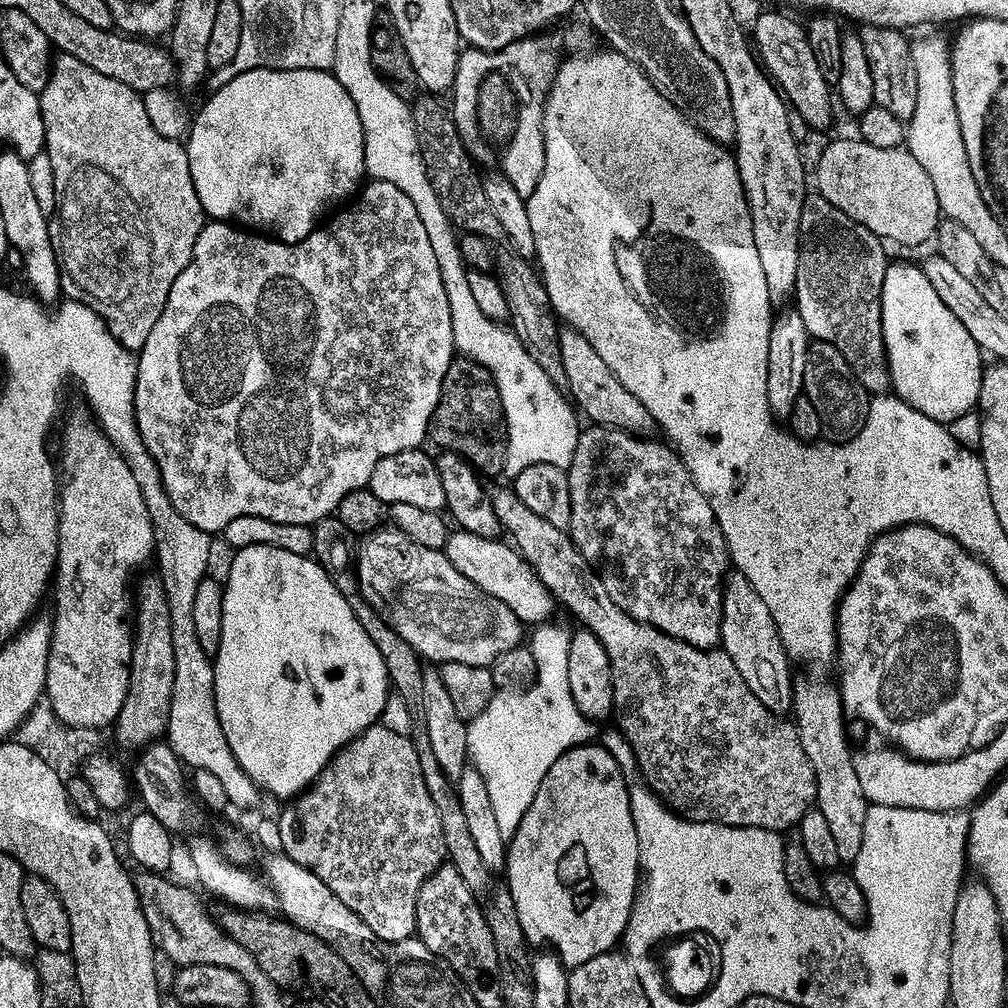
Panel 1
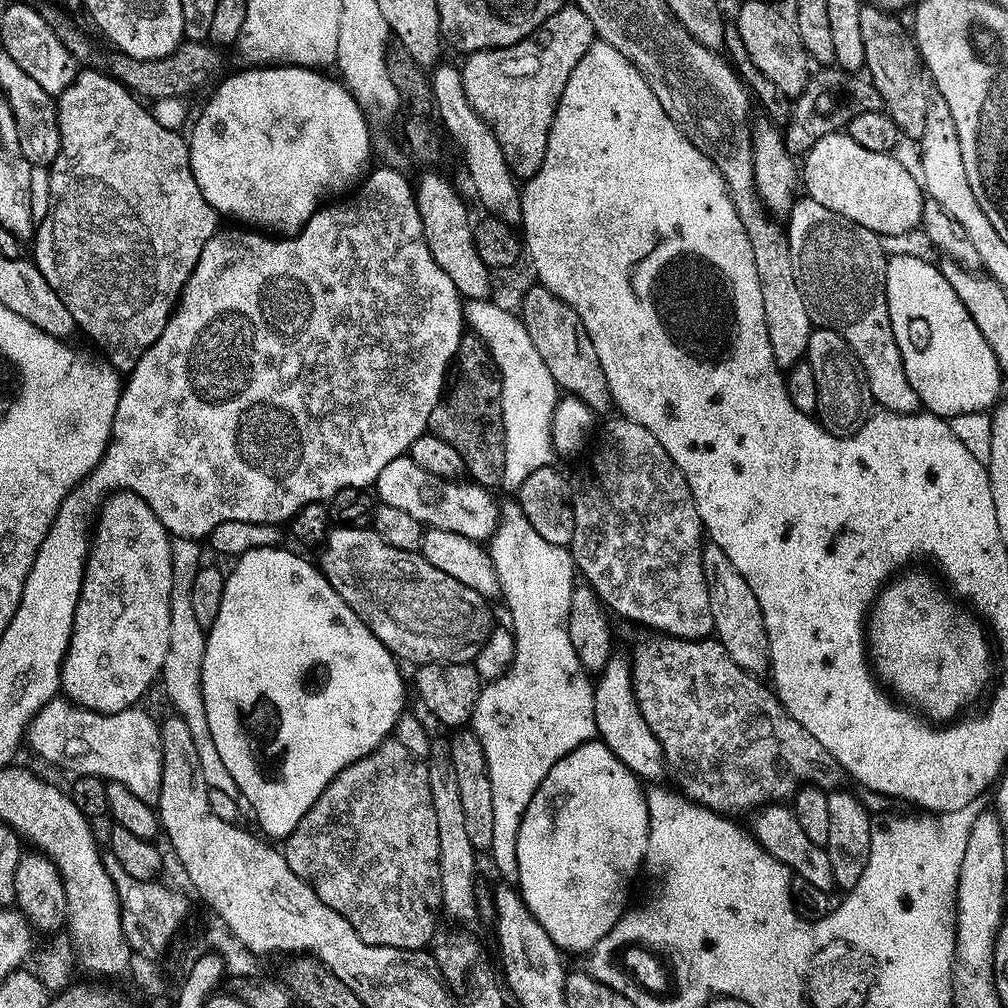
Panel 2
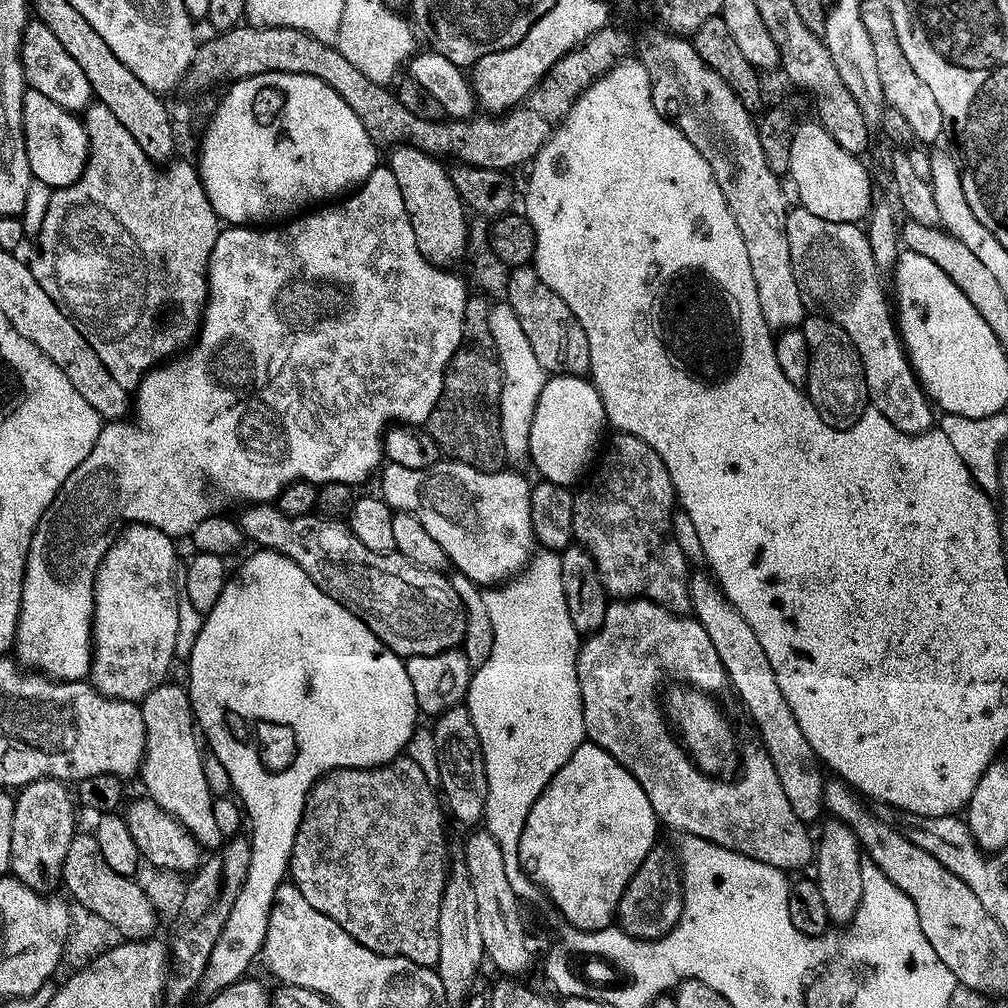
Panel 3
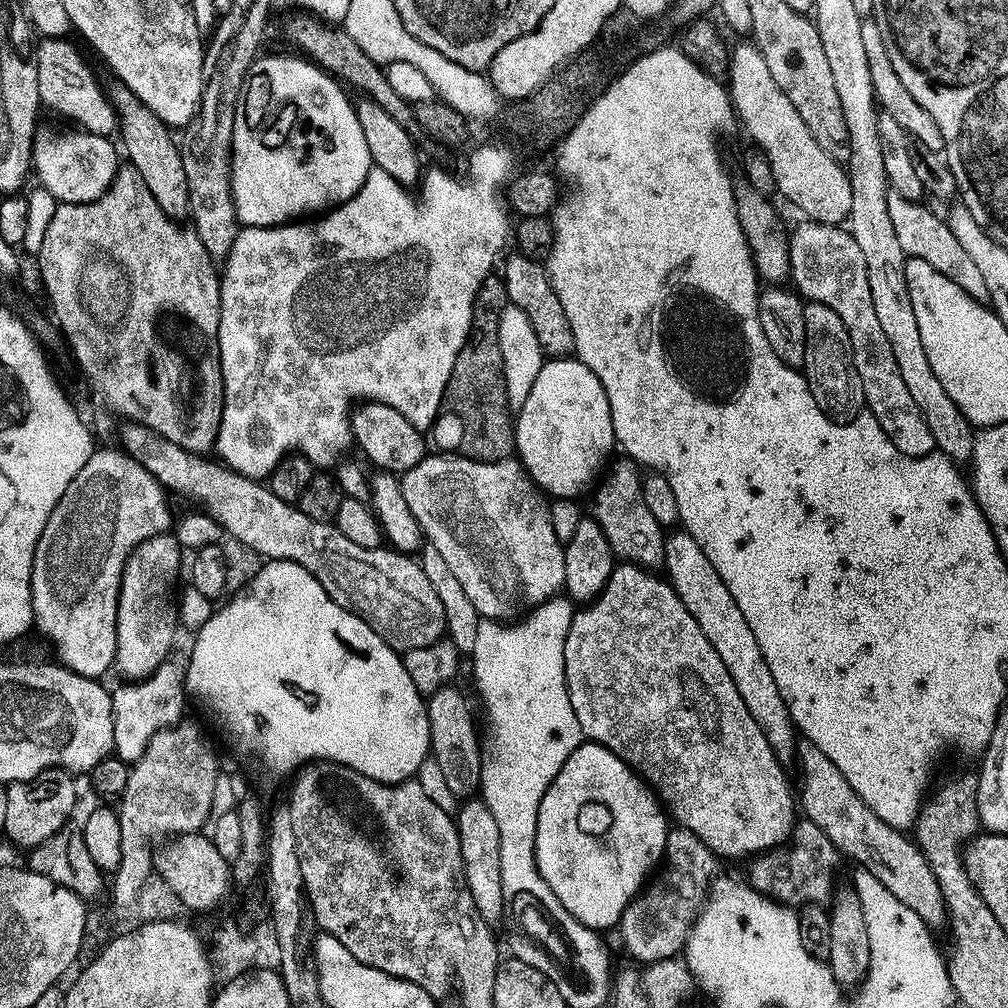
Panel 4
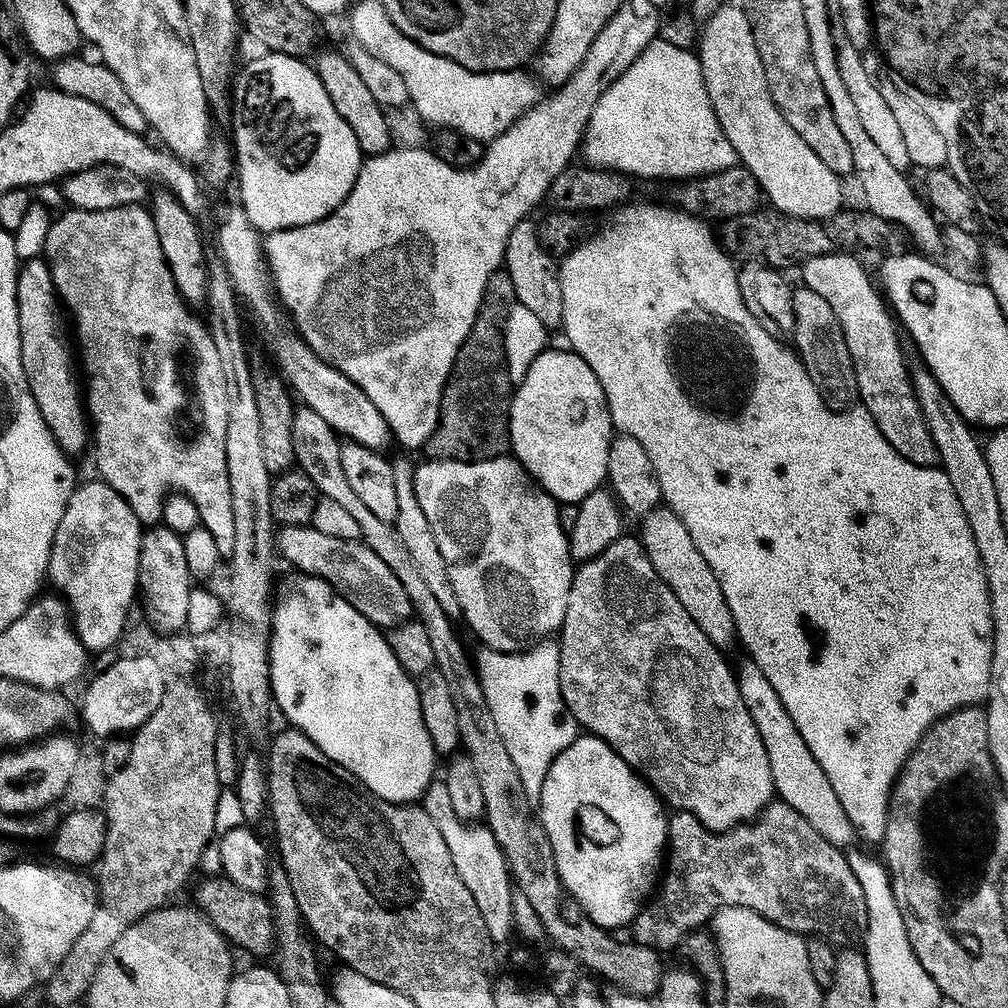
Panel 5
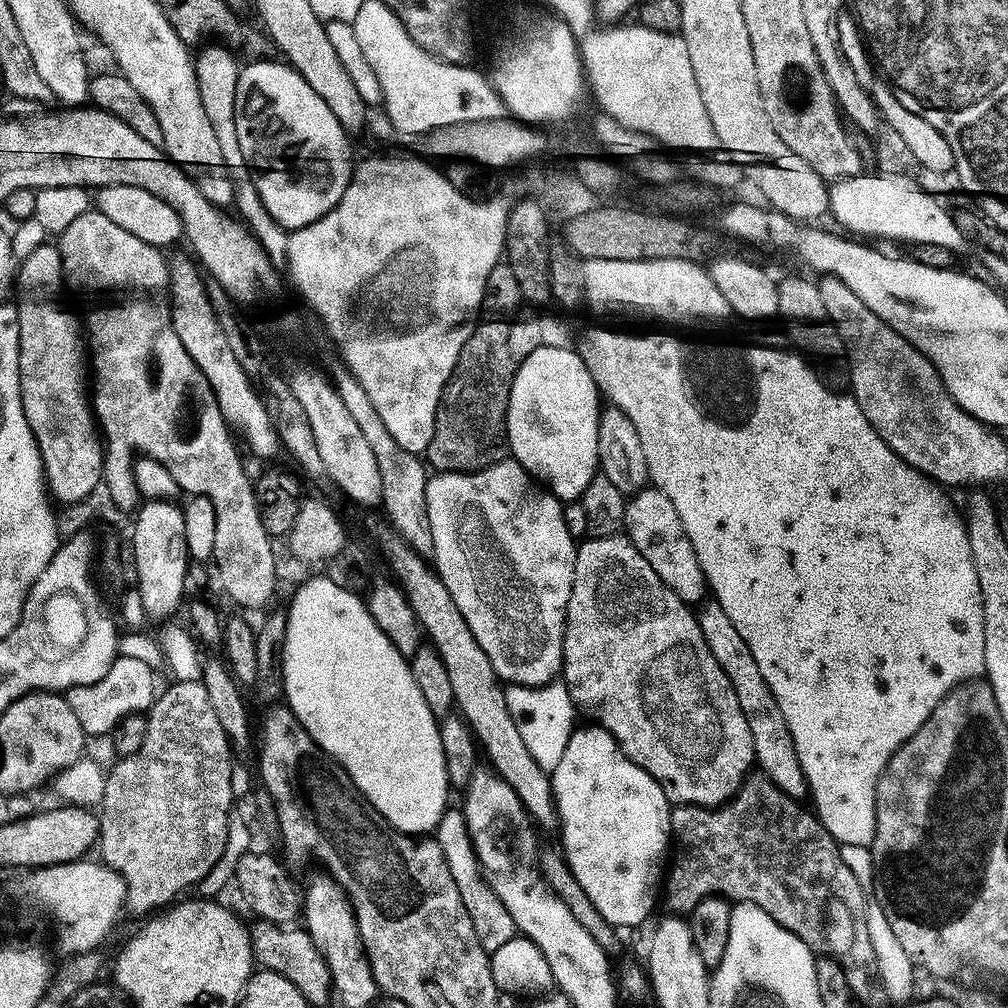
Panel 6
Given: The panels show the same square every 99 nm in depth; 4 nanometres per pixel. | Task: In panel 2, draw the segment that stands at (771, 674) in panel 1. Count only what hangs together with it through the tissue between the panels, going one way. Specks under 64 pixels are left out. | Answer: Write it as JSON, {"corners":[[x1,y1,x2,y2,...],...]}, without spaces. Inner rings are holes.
{"corners":[[705,541,701,547,703,574,710,601,711,617,717,640,726,646,727,653,734,662,746,672,761,675,769,669,769,640,765,630,764,616,754,596,752,588,744,580,741,572,736,570,726,552,712,541]]}

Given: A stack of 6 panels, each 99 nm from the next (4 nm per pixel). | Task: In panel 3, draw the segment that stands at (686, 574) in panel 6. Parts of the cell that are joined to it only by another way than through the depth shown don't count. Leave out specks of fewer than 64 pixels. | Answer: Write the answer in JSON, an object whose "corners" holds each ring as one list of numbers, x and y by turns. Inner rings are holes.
{"corners":[[693,571,688,582,688,593,692,599,691,615,700,621,706,634,710,634,710,642,714,642,714,650,718,650,718,658,728,675,730,688,736,691,752,715,752,720,760,731,762,747,770,762,774,762,778,782,782,782,782,794,786,794,794,814,798,814,800,820,813,822,826,812,826,776,820,773,822,761,810,742,806,742,806,734,802,734,802,726,798,726,798,718,794,718,794,710,790,710,790,702,786,702,786,694,782,694,778,678,774,678,774,670,766,659,766,650,762,650,754,630,750,630,750,622,742,618,739,610,724,595,724,589,705,572]]}

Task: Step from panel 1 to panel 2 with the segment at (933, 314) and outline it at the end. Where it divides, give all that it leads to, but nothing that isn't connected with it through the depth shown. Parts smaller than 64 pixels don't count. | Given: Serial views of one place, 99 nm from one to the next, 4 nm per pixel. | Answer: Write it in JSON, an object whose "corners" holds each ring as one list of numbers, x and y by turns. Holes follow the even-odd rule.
{"corners":[[889,255,886,294,894,338,902,354,902,366,906,366,906,378,910,386,914,386,914,394,918,394,921,405,934,415,945,418,971,412,988,412,1001,399,1002,379,994,350,990,350,990,342,982,338,982,330,974,326,974,318,970,318,966,306,962,306,958,294,954,294,954,286,946,282,939,267,920,256]]}

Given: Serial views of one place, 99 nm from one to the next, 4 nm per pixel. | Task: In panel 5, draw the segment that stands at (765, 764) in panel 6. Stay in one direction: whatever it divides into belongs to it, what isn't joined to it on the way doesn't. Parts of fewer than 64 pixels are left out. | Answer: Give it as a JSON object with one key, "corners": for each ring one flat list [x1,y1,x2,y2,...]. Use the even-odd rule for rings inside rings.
{"corners":[[744,658,740,668,738,664,735,673,736,685,742,694,742,702,746,702,746,710,750,718,754,718,754,726,758,726,758,734,762,738,762,744,766,746,766,756,770,758,770,770,776,786,776,796,785,804,794,806,794,810,798,810,798,814,802,814,802,818,806,818,806,822,810,822,810,826,814,826,814,830,818,830,818,834,822,834,826,842,830,842,835,848,847,849,852,844,851,840,854,840,854,829,850,818,846,810,842,808,838,794,832,789,826,770,822,770,822,766,818,764,818,758,810,754,810,746,802,742,802,734,798,734,798,726,794,726,794,718,786,714,786,706,782,706,782,698,778,698,778,690,774,690,774,686,766,682,766,674,762,674,762,670,758,670,758,666,750,658]]}

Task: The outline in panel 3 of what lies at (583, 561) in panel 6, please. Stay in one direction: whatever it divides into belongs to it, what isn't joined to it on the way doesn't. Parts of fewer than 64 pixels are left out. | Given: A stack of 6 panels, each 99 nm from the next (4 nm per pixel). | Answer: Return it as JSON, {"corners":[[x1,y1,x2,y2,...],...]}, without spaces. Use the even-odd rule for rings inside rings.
{"corners":[[616,598,609,603,608,609,606,610,606,618,602,618,602,626,600,629,598,629,596,632,591,633,587,637,588,640,579,645,578,651,576,653,576,673,578,674,578,682,580,683,580,688,581,688,581,702,582,702,582,718,585,719,585,737,591,743,594,743,598,745,599,748,605,748,610,755,613,756,616,761,621,764,622,767,627,772,631,772,632,777,636,779,638,782,638,786,642,786,642,790,646,790,646,798,650,798,650,806,654,806,654,814,656,815,657,821,661,825,664,824,669,824,670,827,674,828,678,834,683,834,685,836,697,836,698,838,702,838,703,840,709,840,710,842,714,842,718,846,722,846,723,848,733,848,736,852,741,852,742,854,746,854,750,858,754,858,758,862,766,862,770,866,774,866,775,868,783,870,785,873,792,874,792,871,795,870,795,868,804,868,813,863,814,860,814,836,811,836,810,833,808,833,808,828,809,825,805,823,805,821,800,820,798,818,798,814,794,814,794,809,790,806,790,802,786,799,786,794,782,794,782,782,778,782,778,774,774,770,774,762,770,762,770,758,768,757,767,752,764,751,763,747,756,746,756,748,748,748,744,752,744,761,741,762,740,764,740,777,737,778,736,781,731,784,730,781,728,780,720,780,724,778,717,778,715,775,709,774,707,772,702,772,700,771,699,768,696,767,696,763,692,760,692,757,688,755,685,747,683,744,680,743,679,739,673,733,670,731,670,724,669,721,666,719,666,712,665,709,662,707,662,700,660,697,660,700,658,697,656,697,656,687,659,686,660,683,663,682,664,680,664,675,669,672,670,675,672,676,681,676,682,679,681,681,687,682,689,685,695,686,699,691,705,693,705,694,716,694,716,691,719,690,720,687,725,687,725,685,728,684,728,675,725,674,724,672,724,667,722,666,722,662,718,658,718,650,714,650,714,642,710,642,710,634,706,634,706,630,704,629,703,626,700,625,700,621,693,618,691,615,688,614,681,614,678,612,672,612,669,608,663,608,661,604,655,604,653,600,642,600,639,598]]}

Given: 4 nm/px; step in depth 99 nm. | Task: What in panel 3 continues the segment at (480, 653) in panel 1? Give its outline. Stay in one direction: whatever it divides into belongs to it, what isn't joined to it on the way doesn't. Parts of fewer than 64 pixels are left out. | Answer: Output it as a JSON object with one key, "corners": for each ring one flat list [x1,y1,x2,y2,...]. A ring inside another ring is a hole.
{"corners":[[271,503,253,504,243,510,245,512,238,516,238,523,249,541,253,540,261,549,281,552,286,558,302,566,302,570,306,570,308,577,326,595,350,609,396,656,429,656,463,645,466,634,464,601,454,591,451,579,444,572,429,572,427,568,418,566,399,554,368,550,347,523,339,519,321,518,316,514,288,517]]}

